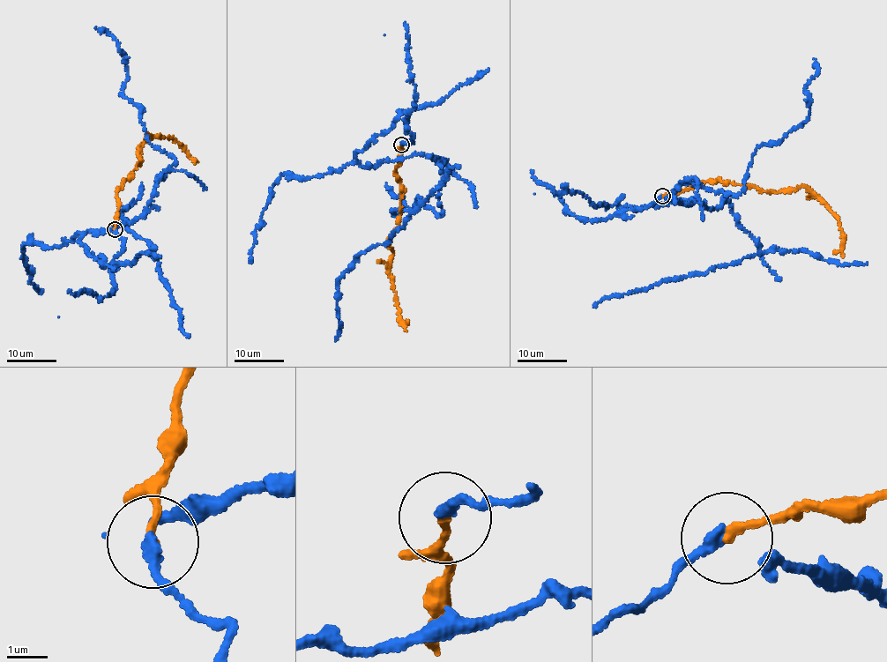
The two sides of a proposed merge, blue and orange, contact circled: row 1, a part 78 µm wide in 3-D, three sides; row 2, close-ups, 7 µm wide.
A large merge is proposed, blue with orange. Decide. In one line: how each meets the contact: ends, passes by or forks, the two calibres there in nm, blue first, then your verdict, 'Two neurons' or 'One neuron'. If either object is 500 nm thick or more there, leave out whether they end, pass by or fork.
At the ring blue ends. At the ring orange ends. Thickness 320 nm (blue) against 220 nm. One neuron

